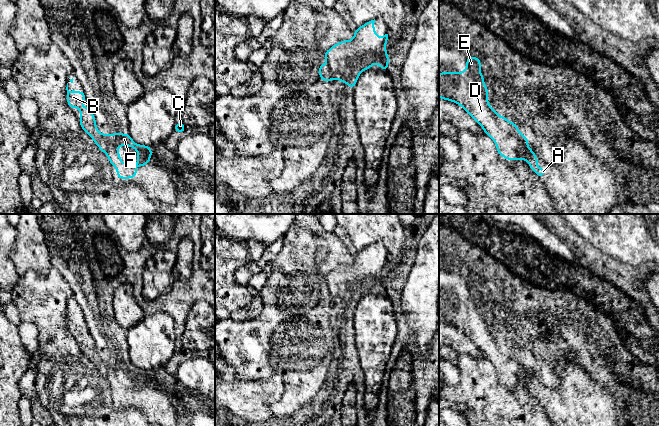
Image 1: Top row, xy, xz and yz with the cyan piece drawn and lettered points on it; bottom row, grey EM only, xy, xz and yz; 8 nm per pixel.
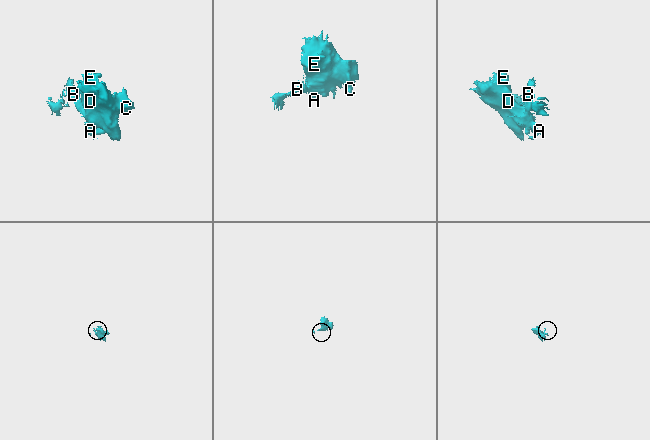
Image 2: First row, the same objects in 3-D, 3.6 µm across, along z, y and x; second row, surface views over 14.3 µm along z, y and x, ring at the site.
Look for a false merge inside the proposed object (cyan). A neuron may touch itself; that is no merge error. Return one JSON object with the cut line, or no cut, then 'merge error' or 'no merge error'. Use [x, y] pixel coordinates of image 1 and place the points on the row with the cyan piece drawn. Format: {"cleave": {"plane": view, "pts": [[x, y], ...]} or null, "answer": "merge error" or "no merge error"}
{"cleave": {"plane": "xz", "pts": [[324, 53], [331, 72], [331, 78]]}, "answer": "merge error"}

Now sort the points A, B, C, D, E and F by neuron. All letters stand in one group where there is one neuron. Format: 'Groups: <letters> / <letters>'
Groups: A B / C D E F

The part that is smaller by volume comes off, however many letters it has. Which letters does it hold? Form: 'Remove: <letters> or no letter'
Remove: A, B

